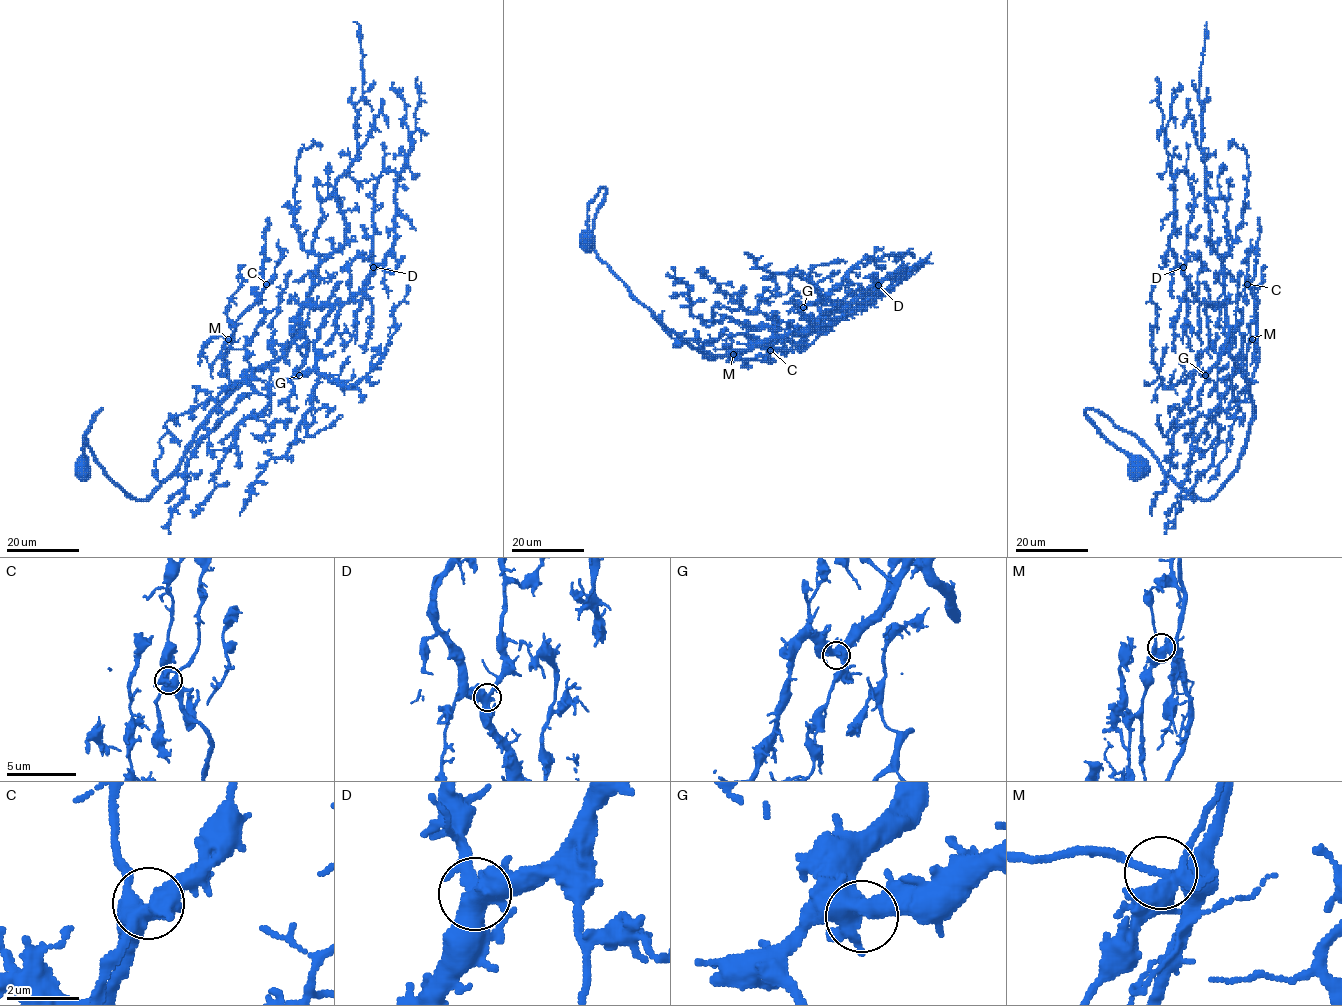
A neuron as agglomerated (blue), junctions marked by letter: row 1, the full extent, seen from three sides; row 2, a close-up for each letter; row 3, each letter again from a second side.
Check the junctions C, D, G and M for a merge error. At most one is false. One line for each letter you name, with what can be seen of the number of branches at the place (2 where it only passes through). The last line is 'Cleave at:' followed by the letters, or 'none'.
Cleave at: none

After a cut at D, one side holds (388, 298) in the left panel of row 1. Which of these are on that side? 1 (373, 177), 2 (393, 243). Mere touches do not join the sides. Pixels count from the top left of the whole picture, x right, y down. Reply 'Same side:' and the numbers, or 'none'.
Same side: 2

